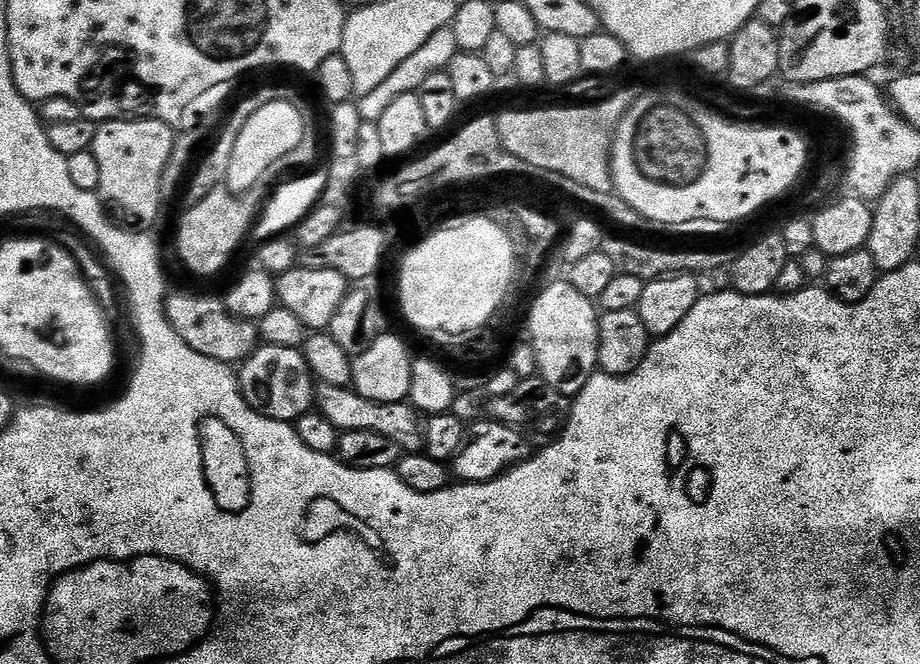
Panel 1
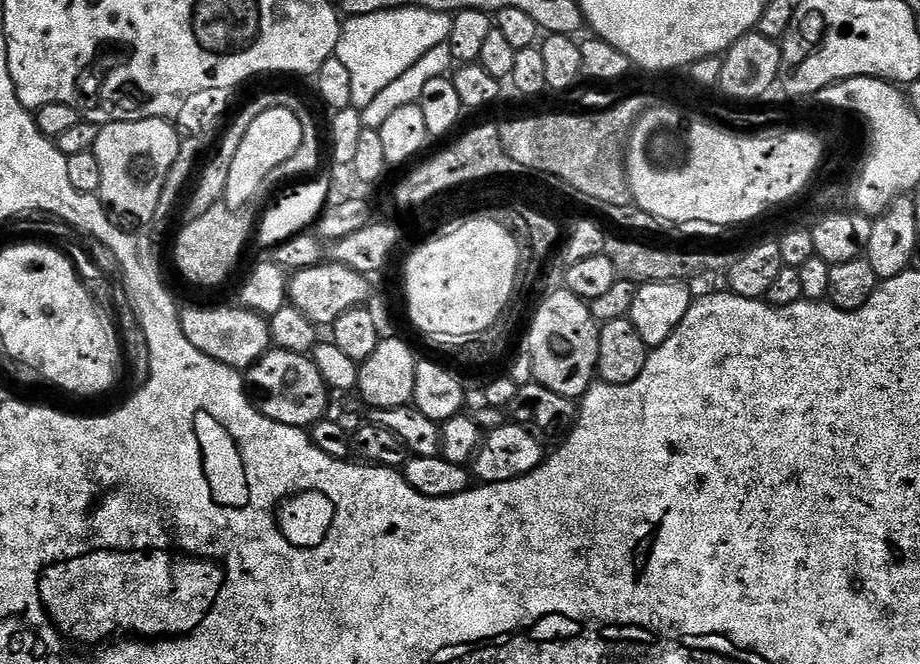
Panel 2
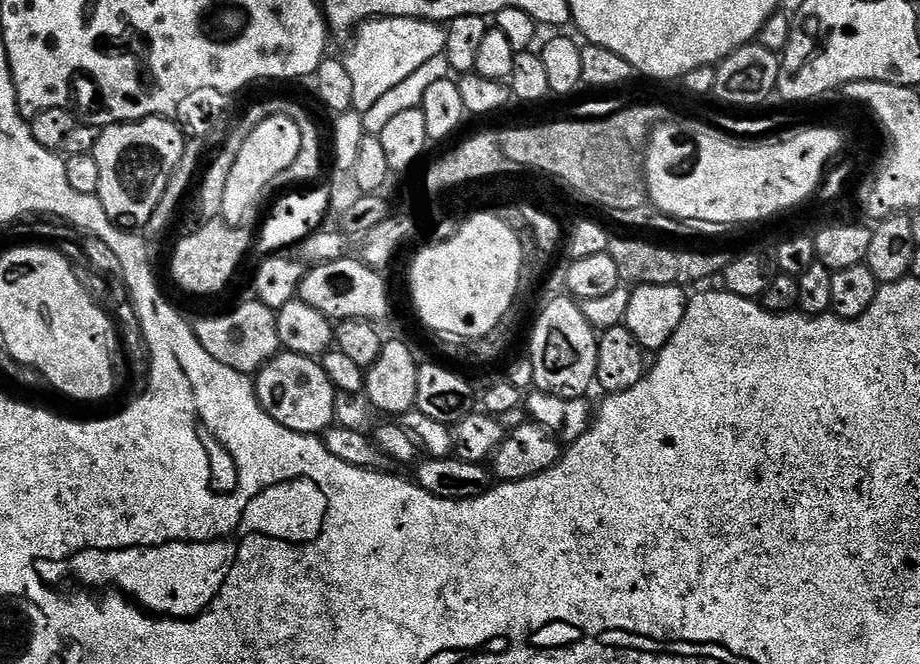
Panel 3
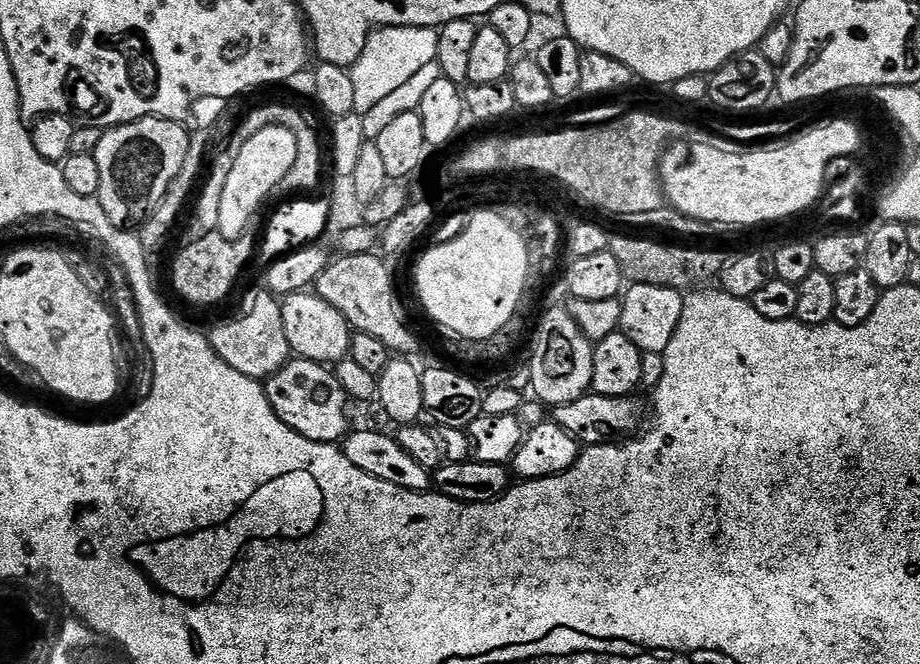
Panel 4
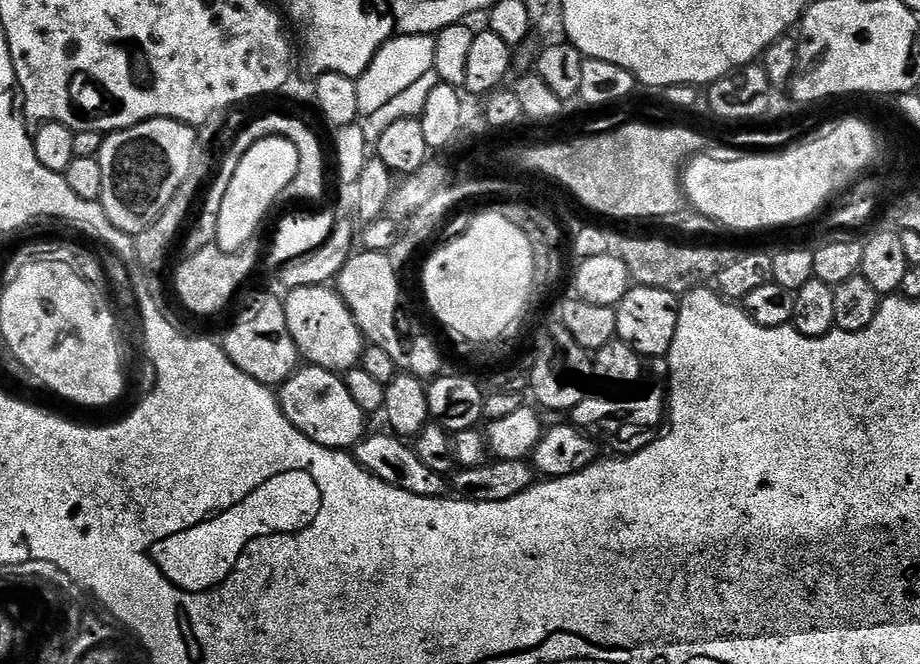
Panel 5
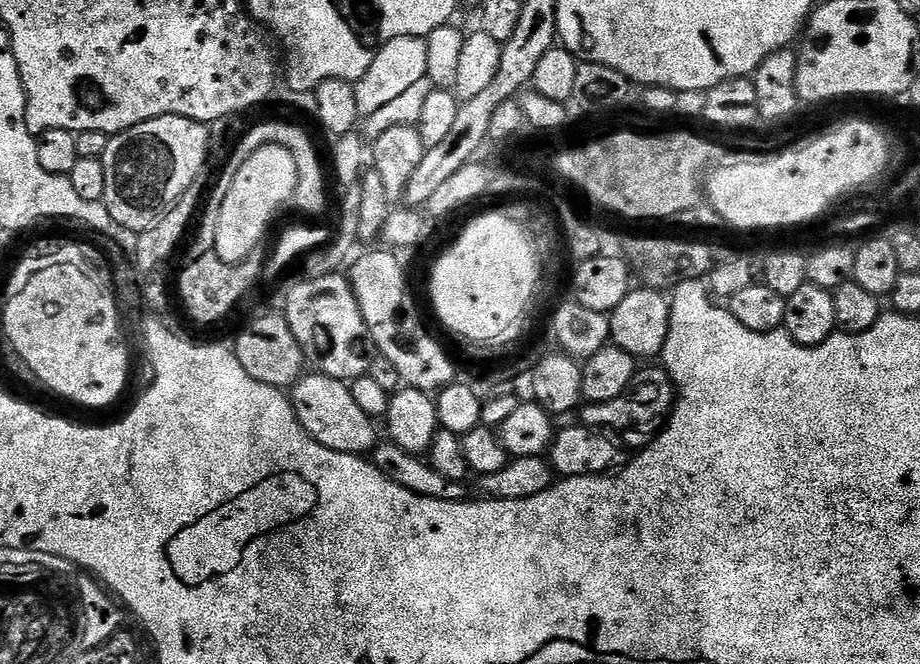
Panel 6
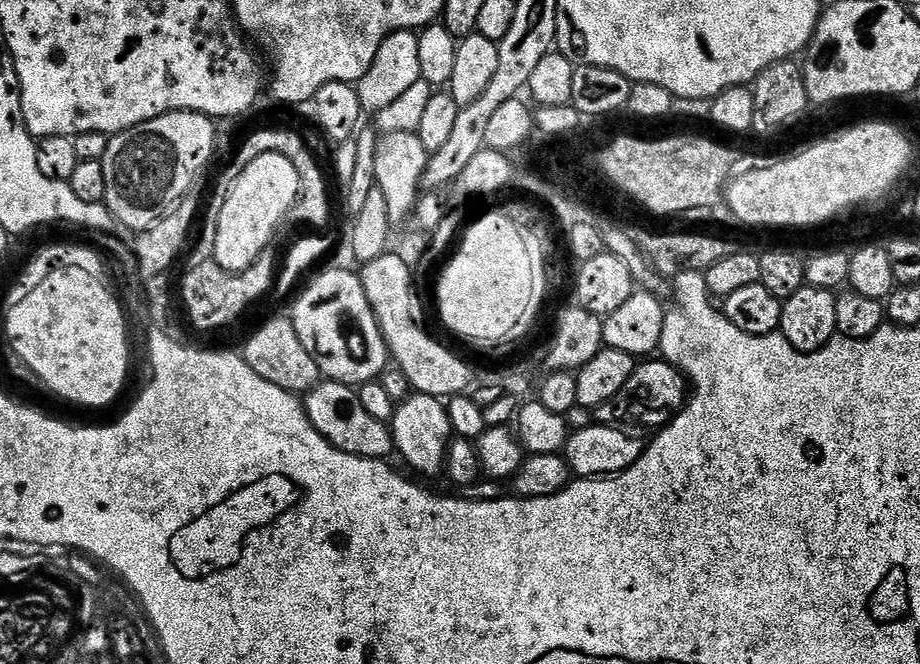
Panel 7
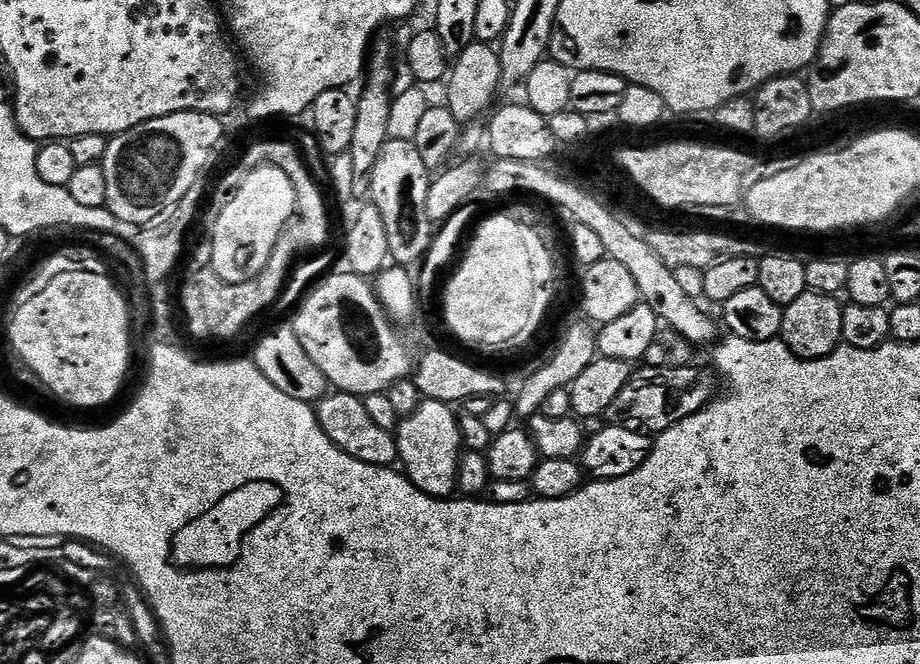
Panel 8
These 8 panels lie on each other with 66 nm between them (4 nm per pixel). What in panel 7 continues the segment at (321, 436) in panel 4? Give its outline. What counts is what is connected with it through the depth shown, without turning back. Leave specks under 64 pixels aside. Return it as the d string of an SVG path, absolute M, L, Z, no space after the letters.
M325 379L303 397L302 403L314 430L318 430L318 434L322 434L322 438L326 438L326 442L338 450L371 460L387 461L388 455L393 455L391 427L378 422L378 418L373 418L363 408L359 391L353 385Z

